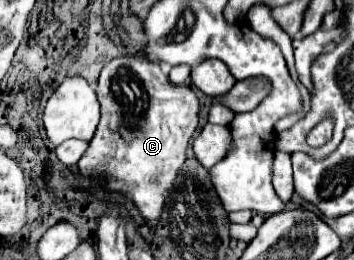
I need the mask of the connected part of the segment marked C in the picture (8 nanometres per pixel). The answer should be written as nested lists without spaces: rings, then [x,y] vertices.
[[[122,55],[112,59],[100,73],[96,93],[102,105],[102,117],[90,141],[90,147],[78,161],[78,167],[84,175],[104,175],[106,187],[110,191],[130,193],[138,211],[148,223],[154,225],[160,219],[164,201],[186,159],[188,141],[198,127],[198,97],[190,87],[186,89],[182,85],[170,83],[168,77],[162,73],[160,65],[154,61],[146,61],[144,55]]]

